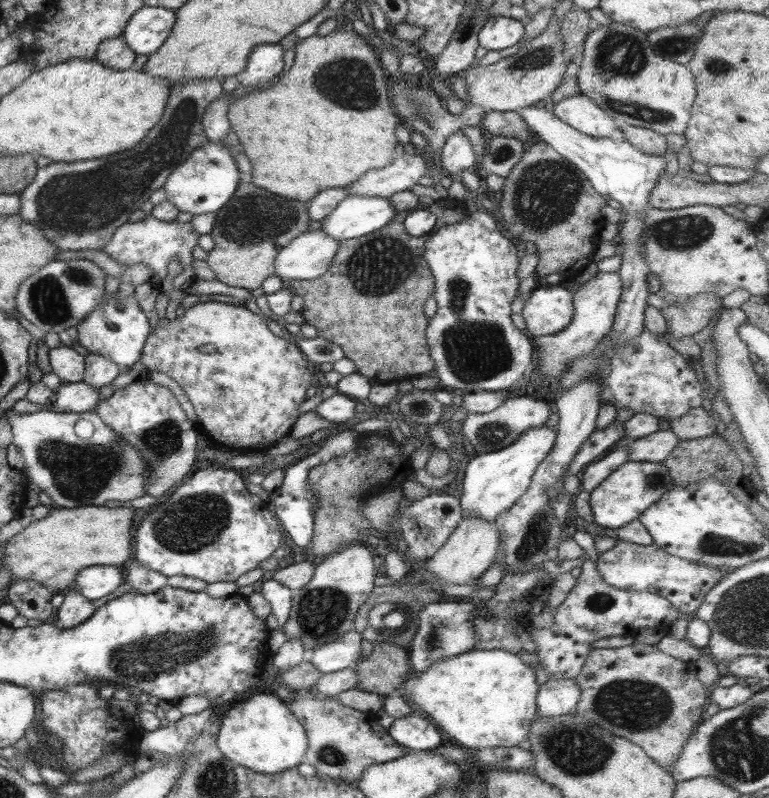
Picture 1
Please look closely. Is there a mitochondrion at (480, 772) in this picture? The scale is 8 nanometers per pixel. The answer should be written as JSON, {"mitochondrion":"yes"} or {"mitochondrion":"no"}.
{"mitochondrion":"no"}

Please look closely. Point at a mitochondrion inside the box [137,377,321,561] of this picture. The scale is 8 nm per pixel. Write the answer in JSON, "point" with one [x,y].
{"point":[191,524]}

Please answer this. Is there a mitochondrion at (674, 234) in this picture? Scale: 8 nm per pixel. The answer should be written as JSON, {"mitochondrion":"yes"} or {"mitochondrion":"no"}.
{"mitochondrion":"yes"}

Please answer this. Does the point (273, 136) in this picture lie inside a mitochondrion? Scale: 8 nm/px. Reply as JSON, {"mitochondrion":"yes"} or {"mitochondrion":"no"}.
{"mitochondrion":"no"}

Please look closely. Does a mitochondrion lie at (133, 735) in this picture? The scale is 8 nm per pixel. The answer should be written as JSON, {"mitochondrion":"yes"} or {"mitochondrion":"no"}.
{"mitochondrion":"no"}

